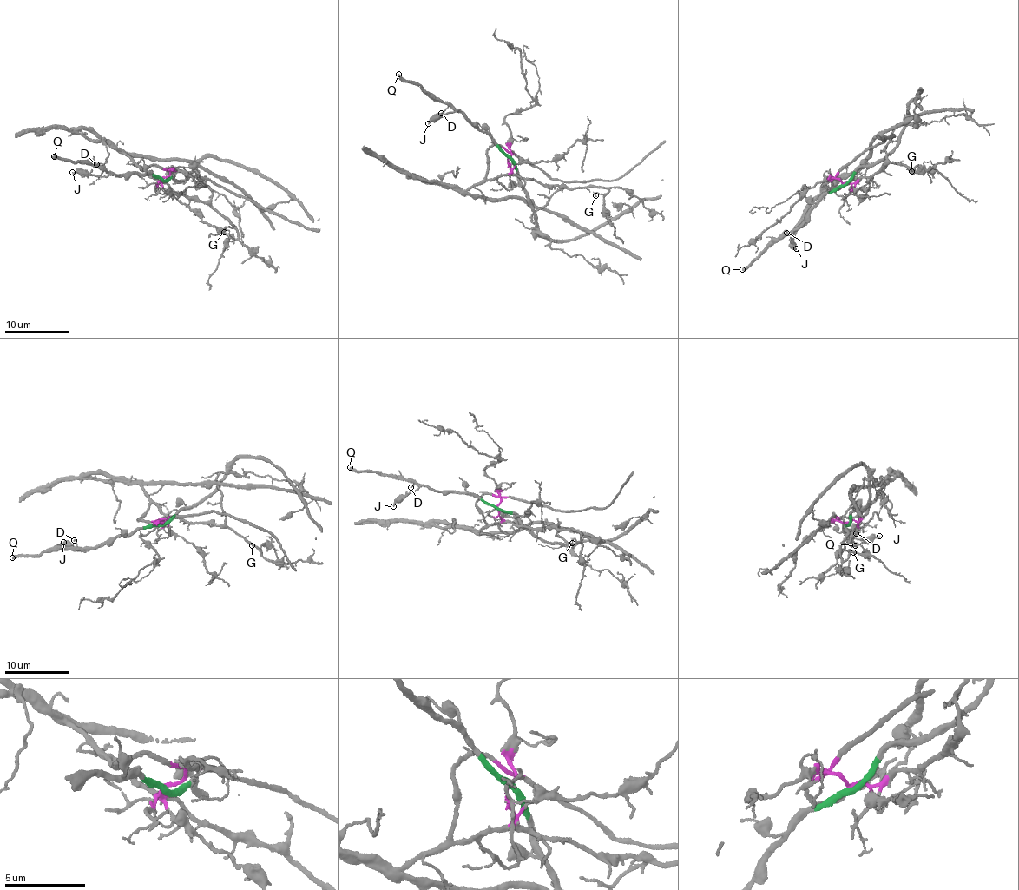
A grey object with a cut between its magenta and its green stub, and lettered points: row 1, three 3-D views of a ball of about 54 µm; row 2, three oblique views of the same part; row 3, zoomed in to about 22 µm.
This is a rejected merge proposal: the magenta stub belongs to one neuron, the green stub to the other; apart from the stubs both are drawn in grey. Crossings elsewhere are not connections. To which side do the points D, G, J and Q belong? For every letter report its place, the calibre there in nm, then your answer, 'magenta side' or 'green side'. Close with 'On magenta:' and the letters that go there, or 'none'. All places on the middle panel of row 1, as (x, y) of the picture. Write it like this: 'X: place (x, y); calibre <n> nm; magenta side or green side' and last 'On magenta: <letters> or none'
D: place (441, 113); calibre 130 nm; green side
G: place (595, 195); calibre 170 nm; magenta side
J: place (428, 123); calibre 170 nm; green side
Q: place (398, 74); calibre 400 nm; green side
On magenta: G

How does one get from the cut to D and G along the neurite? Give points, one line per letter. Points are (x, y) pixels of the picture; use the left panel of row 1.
D: (163, 177), (133, 172), (115, 174), (107, 171), (105, 167), (95, 164)
G: (163, 177), (160, 180), (174, 192), (210, 203), (236, 228), (237, 238), (233, 237), (227, 229), (224, 233)

